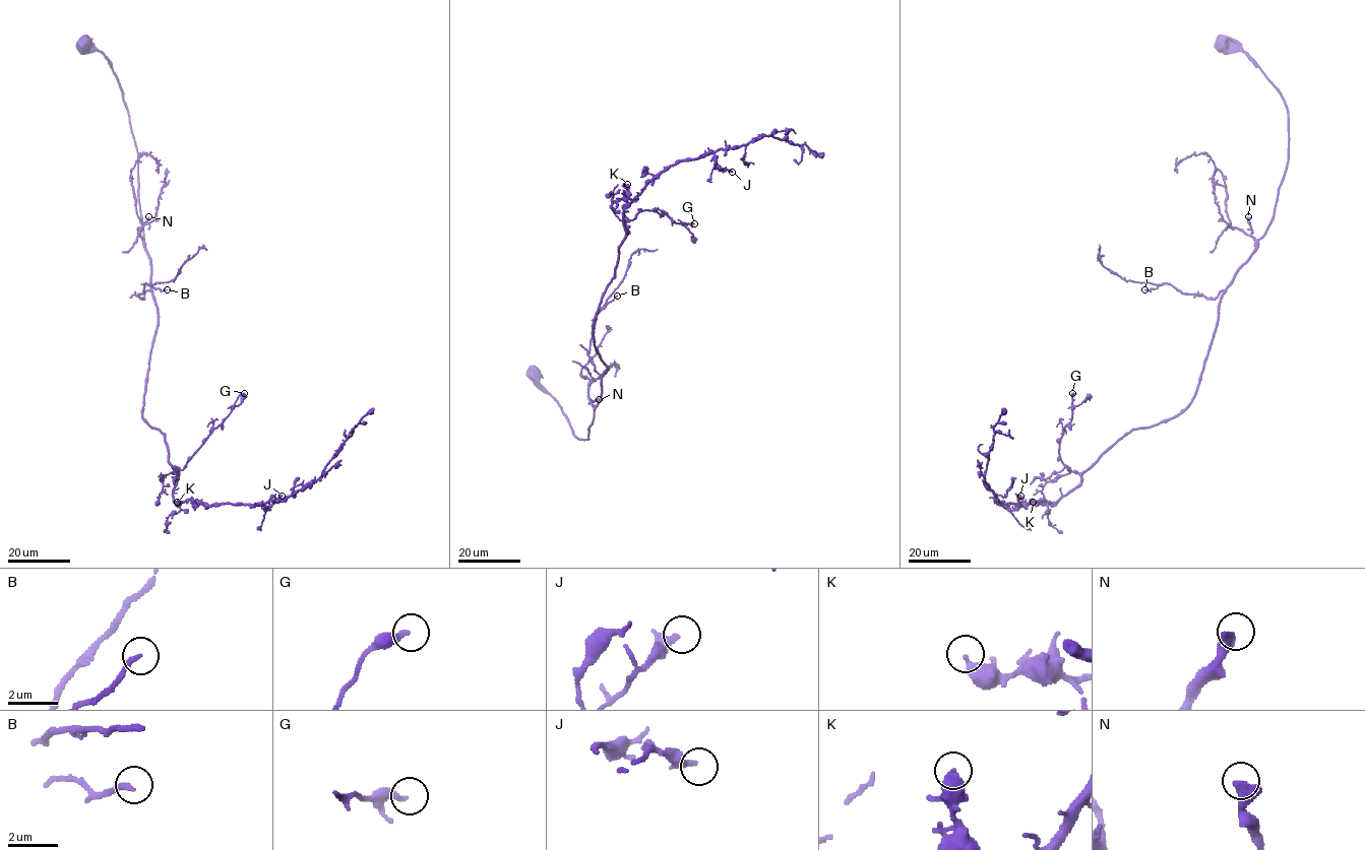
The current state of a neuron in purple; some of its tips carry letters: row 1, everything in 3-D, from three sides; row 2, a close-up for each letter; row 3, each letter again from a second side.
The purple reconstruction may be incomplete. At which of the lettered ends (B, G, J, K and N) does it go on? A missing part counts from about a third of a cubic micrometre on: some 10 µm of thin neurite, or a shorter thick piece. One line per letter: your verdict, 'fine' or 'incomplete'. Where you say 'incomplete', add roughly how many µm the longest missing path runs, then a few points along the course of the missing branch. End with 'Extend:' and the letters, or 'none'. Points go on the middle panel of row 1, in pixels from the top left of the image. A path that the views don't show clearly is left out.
B: fine
G: fine
J: fine
K: fine
N: incomplete; missing 15 µm; course (599, 399), (603, 402), (628, 399)
Extend: N

